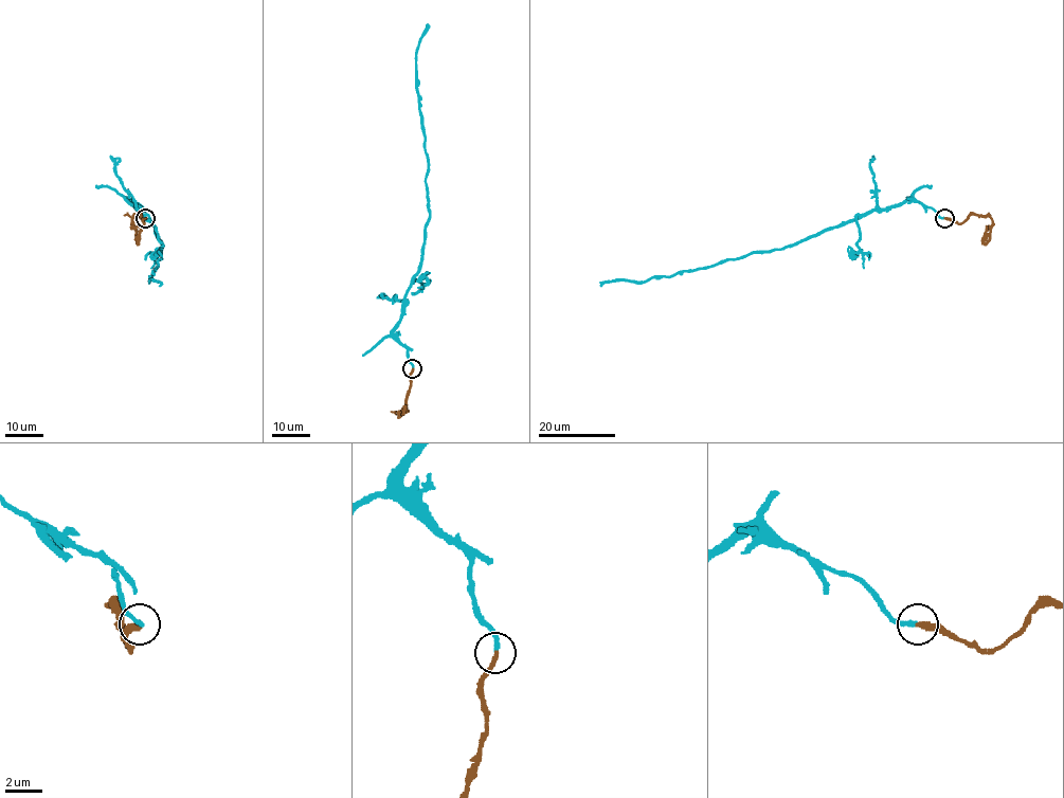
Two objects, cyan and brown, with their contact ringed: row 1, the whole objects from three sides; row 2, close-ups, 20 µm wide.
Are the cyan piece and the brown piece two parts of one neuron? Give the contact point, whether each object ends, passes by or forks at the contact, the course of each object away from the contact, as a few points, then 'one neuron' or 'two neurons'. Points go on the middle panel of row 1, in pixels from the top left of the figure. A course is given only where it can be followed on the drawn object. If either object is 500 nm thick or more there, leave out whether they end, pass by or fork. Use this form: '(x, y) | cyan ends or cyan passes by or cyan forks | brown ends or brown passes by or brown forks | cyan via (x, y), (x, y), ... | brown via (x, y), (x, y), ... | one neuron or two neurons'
(412, 368) | cyan ends | brown ends | cyan via (413, 369), (408, 349), (394, 328), (422, 258), (429, 215), (427, 155), (415, 68), (426, 24) | brown via (413, 369), (406, 406), (399, 416), (406, 410), (404, 405) | one neuron

